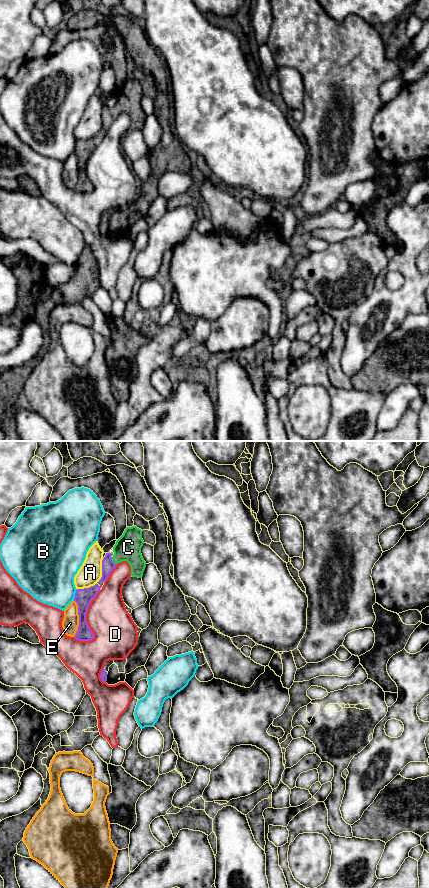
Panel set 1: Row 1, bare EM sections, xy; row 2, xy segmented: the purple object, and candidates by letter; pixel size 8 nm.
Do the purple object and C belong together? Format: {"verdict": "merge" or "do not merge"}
{"verdict": "merge"}

